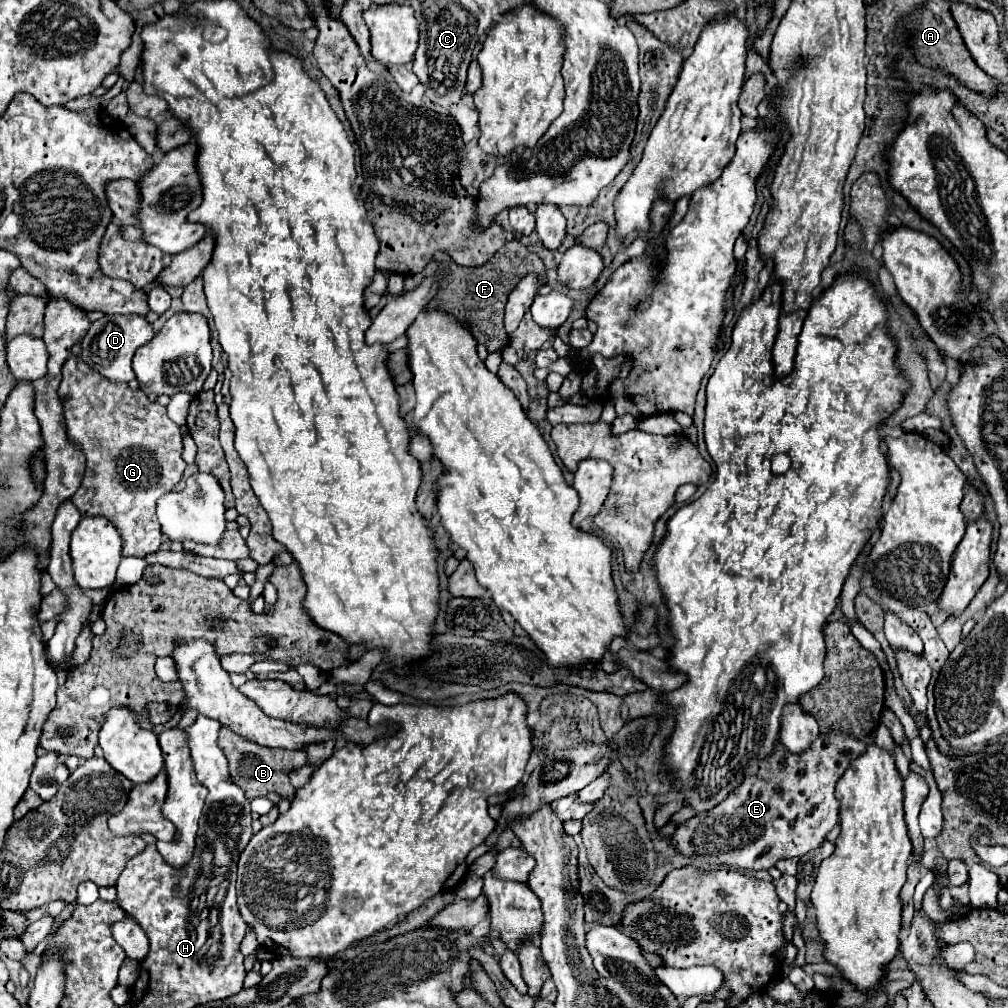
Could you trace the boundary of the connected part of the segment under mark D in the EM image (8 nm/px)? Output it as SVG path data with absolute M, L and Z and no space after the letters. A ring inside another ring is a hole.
M102 316L100 320L90 324L90 330L86 332L82 346L82 360L92 368L98 370L104 378L110 378L118 384L128 384L134 378L132 358L136 350L144 344L148 344L154 338L152 326L146 322L144 316Z

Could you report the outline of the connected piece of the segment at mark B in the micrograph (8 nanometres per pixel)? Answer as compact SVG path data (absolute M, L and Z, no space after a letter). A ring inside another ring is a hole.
M220 728L218 746L228 758L232 782L244 790L248 800L254 800L258 796L266 796L274 804L278 804L282 798L286 798L288 802L294 800L296 788L290 784L288 776L290 776L292 770L298 770L298 768L302 768L306 764L306 754L302 750L282 750L282 748L258 746L258 744L254 744L250 740L240 738L238 734L230 732L228 728Z

